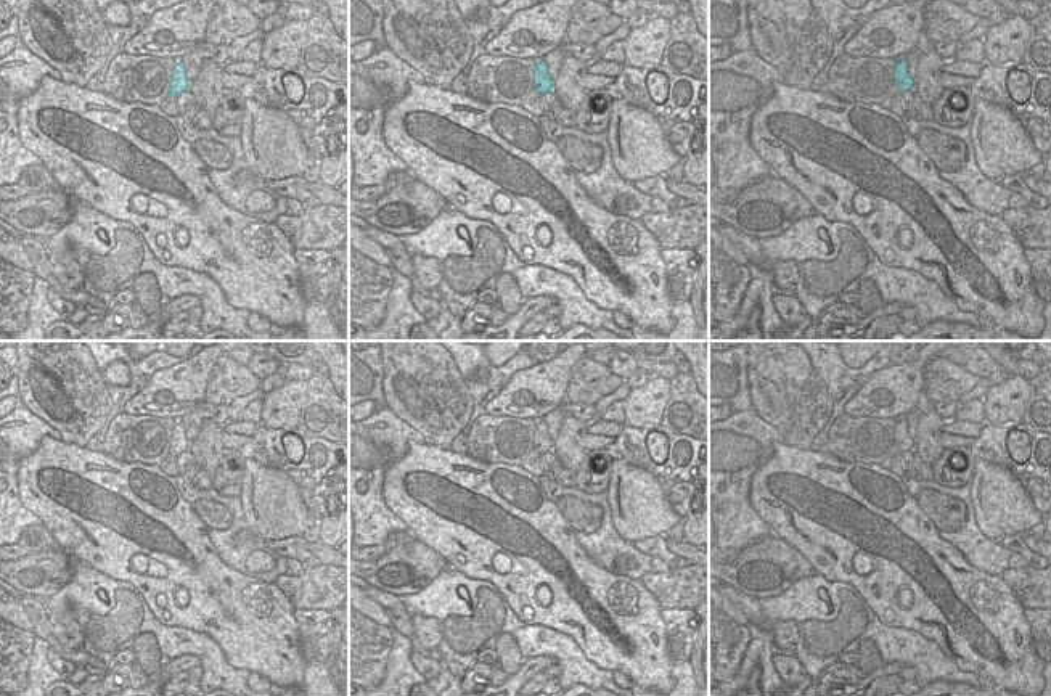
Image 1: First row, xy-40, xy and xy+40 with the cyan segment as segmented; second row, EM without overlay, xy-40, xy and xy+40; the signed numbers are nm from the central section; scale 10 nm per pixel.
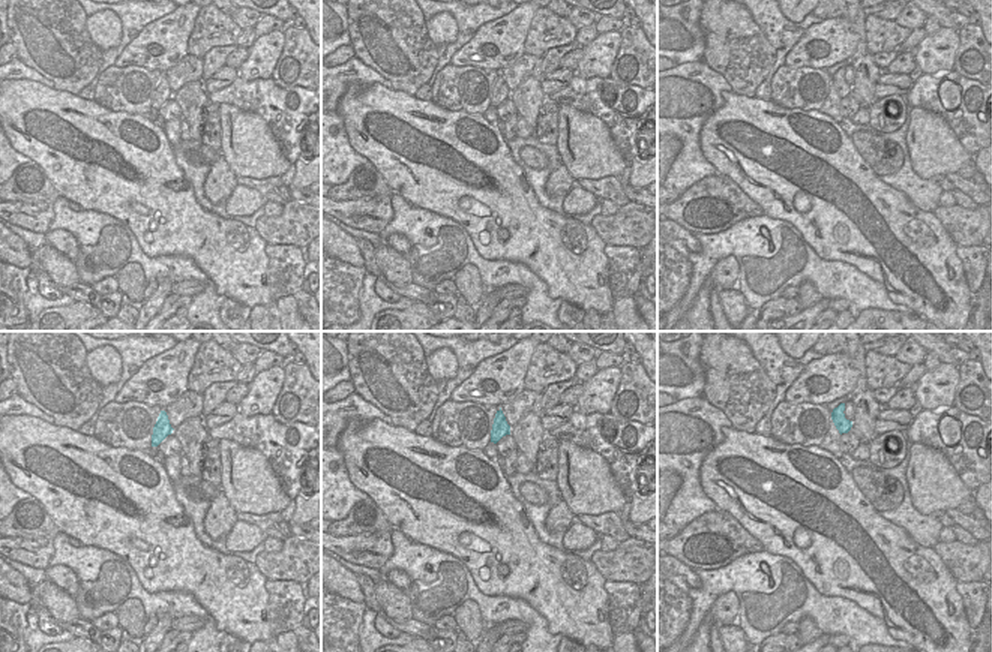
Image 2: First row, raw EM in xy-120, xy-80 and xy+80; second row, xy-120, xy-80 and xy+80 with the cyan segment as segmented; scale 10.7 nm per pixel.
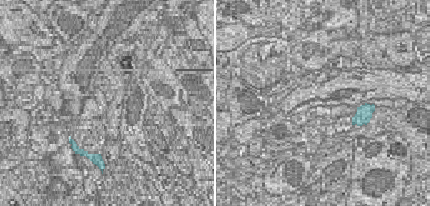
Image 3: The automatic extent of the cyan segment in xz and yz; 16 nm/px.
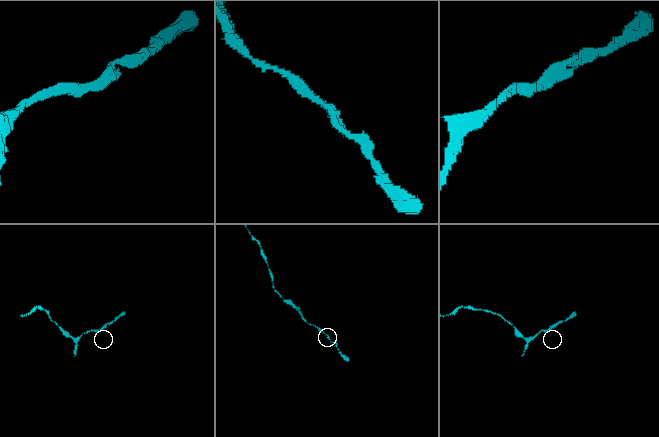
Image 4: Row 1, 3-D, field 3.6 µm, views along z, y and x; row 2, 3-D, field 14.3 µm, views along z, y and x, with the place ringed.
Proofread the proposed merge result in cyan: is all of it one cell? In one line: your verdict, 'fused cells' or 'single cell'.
fused cells

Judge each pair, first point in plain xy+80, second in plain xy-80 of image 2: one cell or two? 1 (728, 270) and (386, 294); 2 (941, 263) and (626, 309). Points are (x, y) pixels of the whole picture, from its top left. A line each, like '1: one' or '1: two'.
1: two
2: two

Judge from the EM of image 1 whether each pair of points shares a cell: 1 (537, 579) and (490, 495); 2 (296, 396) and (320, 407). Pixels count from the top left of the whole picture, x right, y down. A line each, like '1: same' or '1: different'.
1: same
2: different

